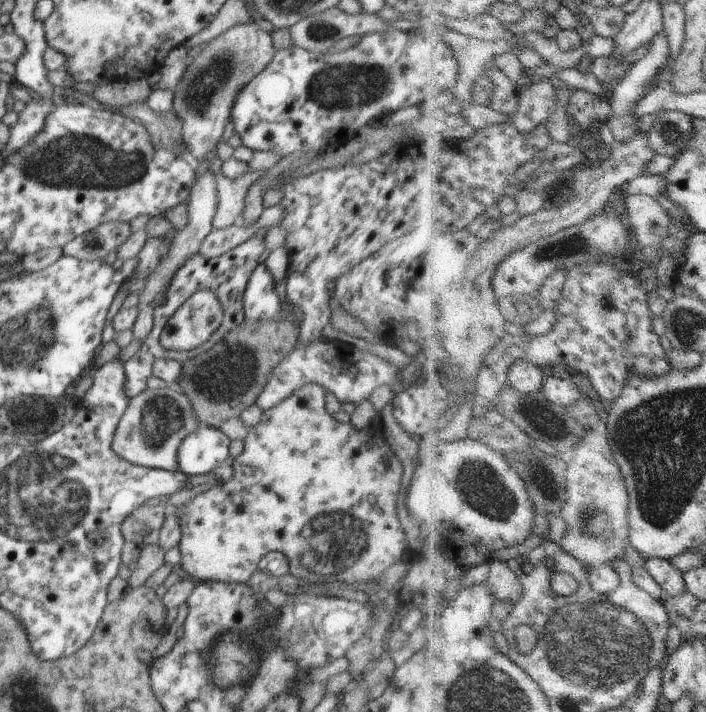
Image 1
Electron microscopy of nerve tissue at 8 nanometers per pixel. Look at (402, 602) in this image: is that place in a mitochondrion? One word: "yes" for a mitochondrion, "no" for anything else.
no

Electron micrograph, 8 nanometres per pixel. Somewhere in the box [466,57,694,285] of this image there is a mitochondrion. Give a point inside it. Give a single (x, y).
(572, 247)

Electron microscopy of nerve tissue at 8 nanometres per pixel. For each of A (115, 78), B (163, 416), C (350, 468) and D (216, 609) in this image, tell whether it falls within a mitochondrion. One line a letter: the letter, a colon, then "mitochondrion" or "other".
A: other
B: mitochondrion
C: other
D: other

